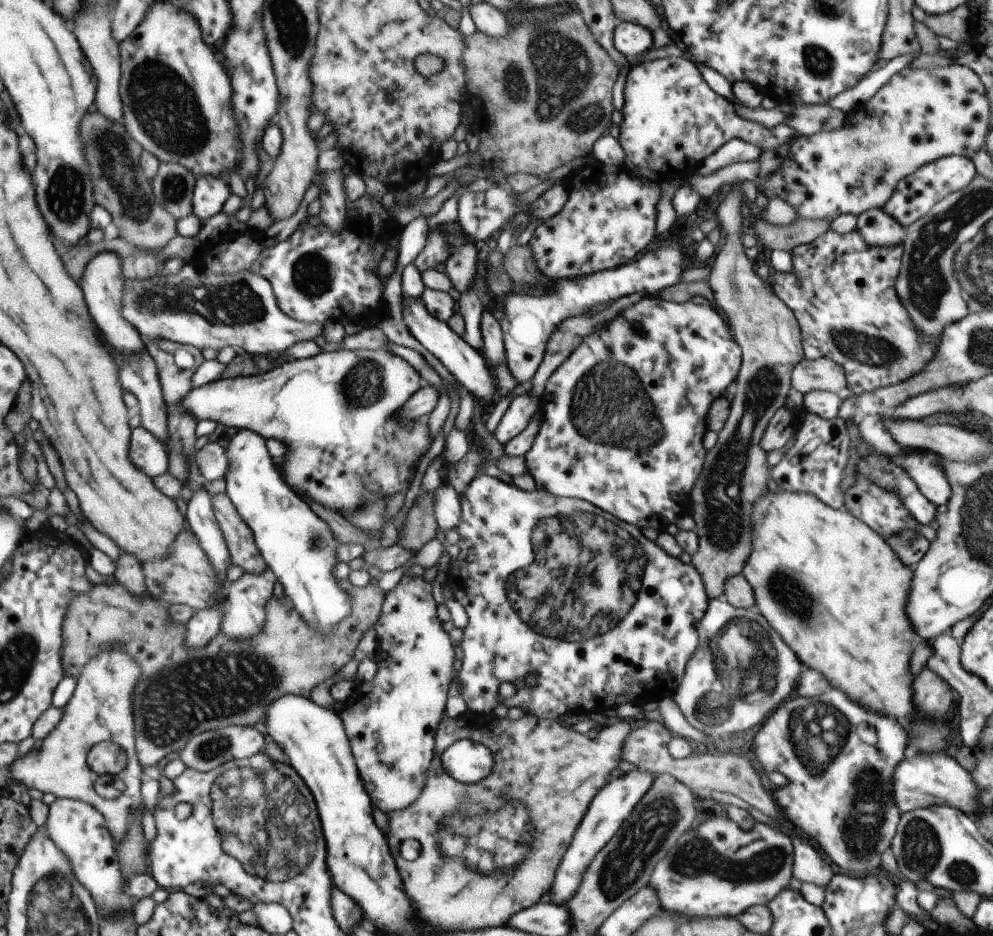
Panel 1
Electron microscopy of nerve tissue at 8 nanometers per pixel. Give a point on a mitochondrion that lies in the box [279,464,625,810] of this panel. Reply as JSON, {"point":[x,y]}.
{"point":[317,542]}

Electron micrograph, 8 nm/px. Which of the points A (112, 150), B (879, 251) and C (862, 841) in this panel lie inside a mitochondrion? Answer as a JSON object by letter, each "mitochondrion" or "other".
{"A":"mitochondrion","B":"other","C":"mitochondrion"}

